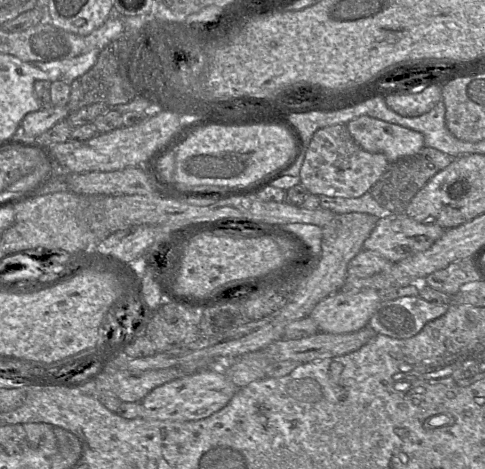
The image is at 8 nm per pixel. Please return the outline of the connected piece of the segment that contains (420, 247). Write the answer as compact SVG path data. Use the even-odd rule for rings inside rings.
M387 212L363 244L363 249L380 254L392 263L429 249L446 229L439 225L422 224L405 213Z

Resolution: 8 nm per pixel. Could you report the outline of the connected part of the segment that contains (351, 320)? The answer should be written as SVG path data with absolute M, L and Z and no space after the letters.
M376 289L339 291L321 300L309 316L316 322L319 331L351 333L368 325L380 302L381 298Z

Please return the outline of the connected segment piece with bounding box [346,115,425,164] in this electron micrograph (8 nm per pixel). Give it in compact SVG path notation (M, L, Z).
M367 115L351 120L346 126L362 149L384 154L390 164L425 147L422 133Z

